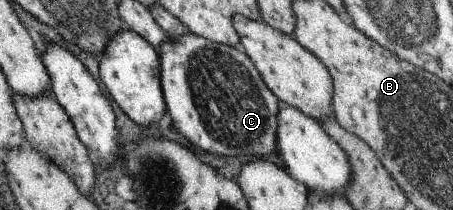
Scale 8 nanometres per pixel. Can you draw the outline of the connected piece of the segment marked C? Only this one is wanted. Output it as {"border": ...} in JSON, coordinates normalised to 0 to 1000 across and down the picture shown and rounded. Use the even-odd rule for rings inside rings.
{"border":[[[406,143],[404,162],[397,162],[391,181],[380,181],[377,190],[366,181],[362,195],[355,195],[351,205],[347,252],[347,276],[351,281],[351,390],[364,490],[366,543],[380,562],[384,610],[389,610],[393,633],[400,643],[406,638],[406,657],[411,657],[419,686],[428,690],[435,710],[444,710],[468,738],[477,724],[475,738],[494,748],[497,762],[503,743],[512,743],[512,733],[523,729],[552,729],[561,743],[578,743],[578,733],[609,719],[609,538],[614,533],[614,486],[618,481],[600,448],[600,438],[596,438],[596,424],[583,400],[583,386],[570,352],[570,338],[561,324],[556,290],[539,257],[539,243],[528,233],[525,219],[514,224],[461,200],[457,186],[430,171],[417,148]]]}

